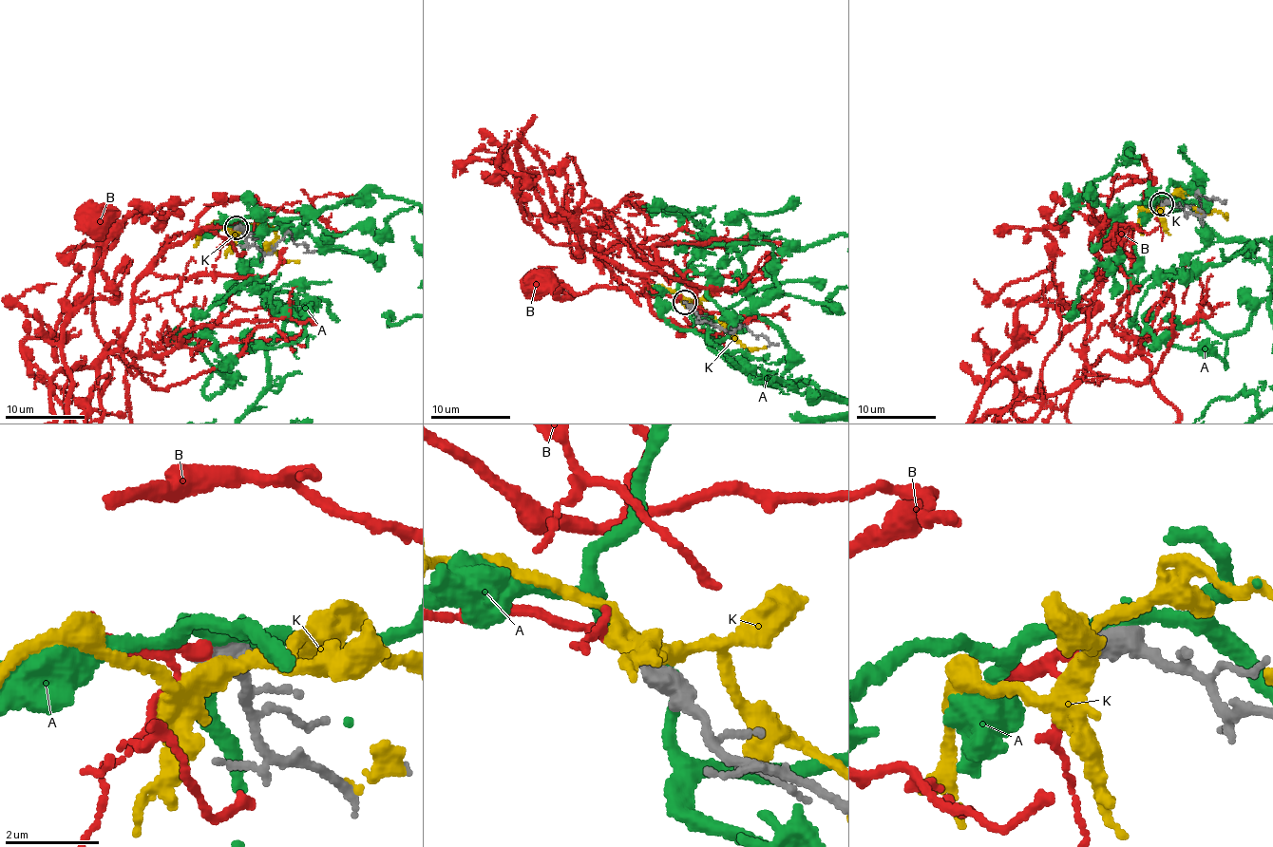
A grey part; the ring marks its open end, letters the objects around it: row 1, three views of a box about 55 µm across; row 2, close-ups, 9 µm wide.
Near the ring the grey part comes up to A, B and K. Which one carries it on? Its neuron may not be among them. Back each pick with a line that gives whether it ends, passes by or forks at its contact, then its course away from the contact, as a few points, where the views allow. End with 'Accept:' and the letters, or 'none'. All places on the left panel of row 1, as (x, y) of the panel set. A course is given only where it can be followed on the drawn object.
B: It passes by
Accept: B

